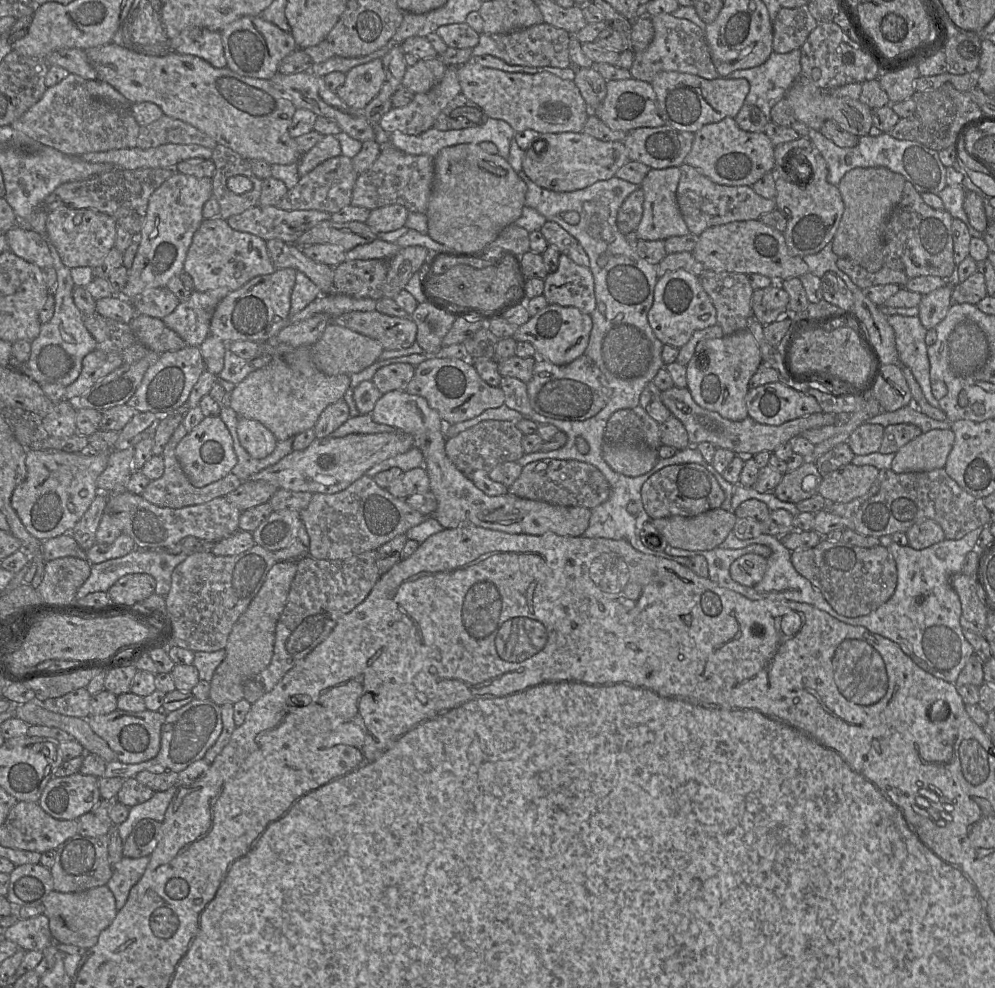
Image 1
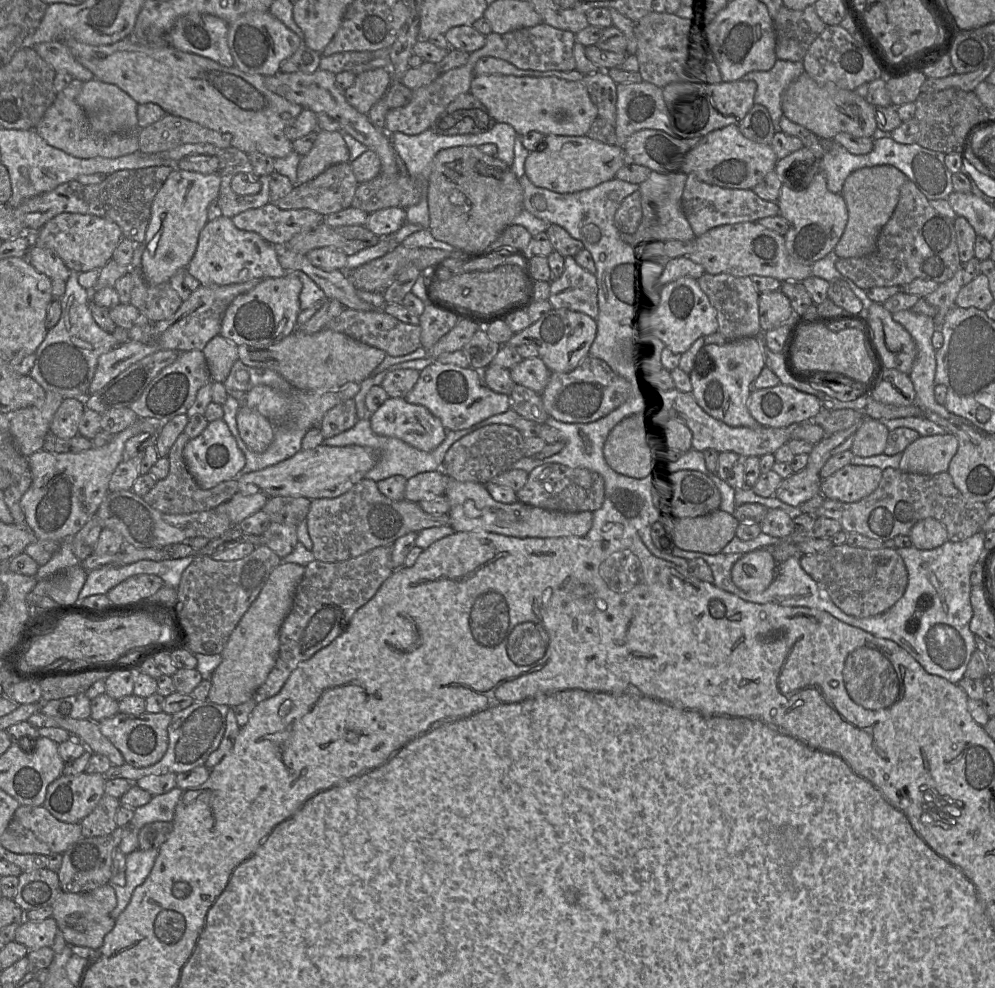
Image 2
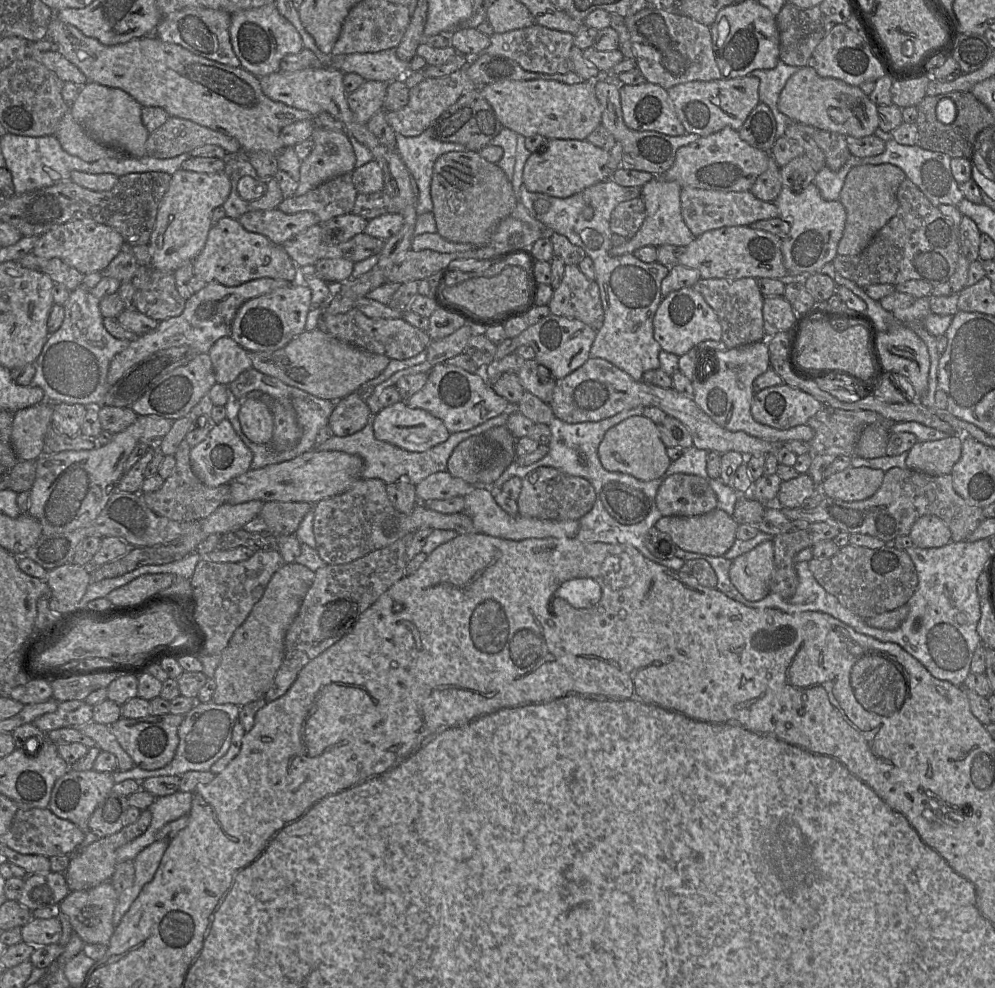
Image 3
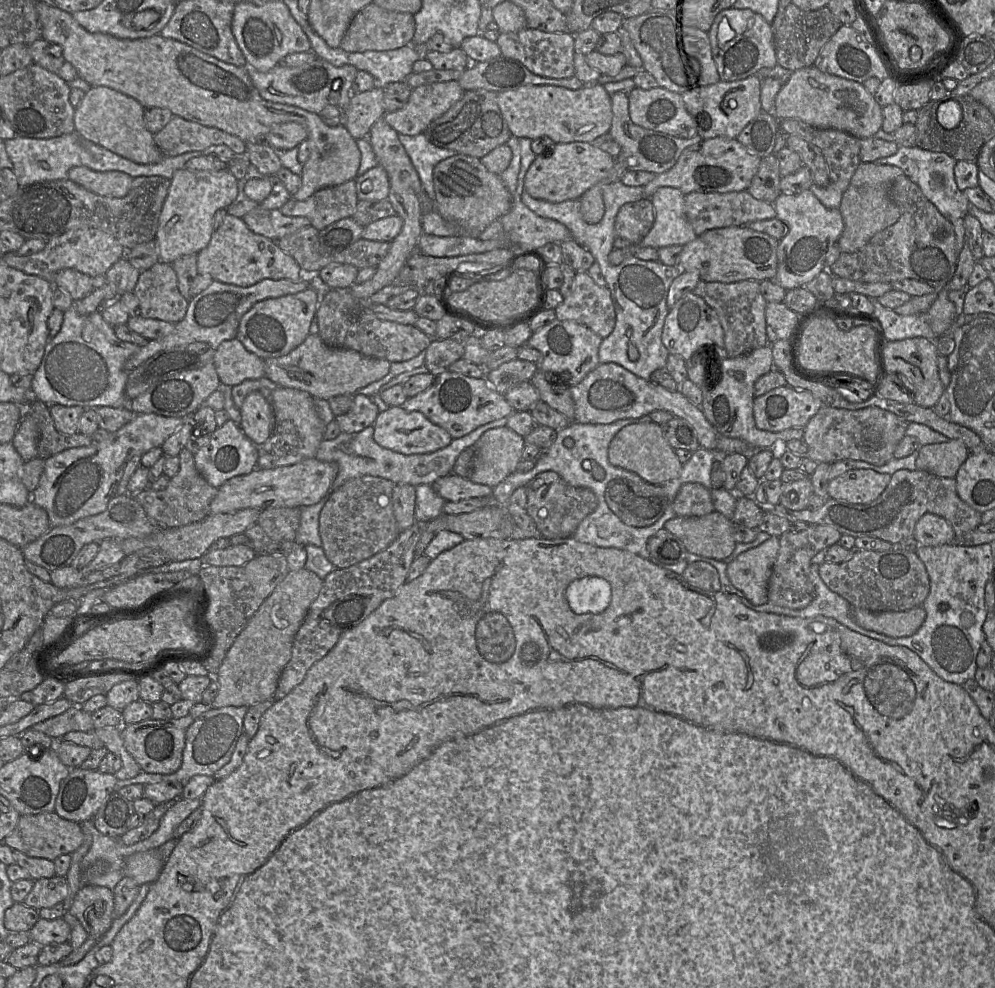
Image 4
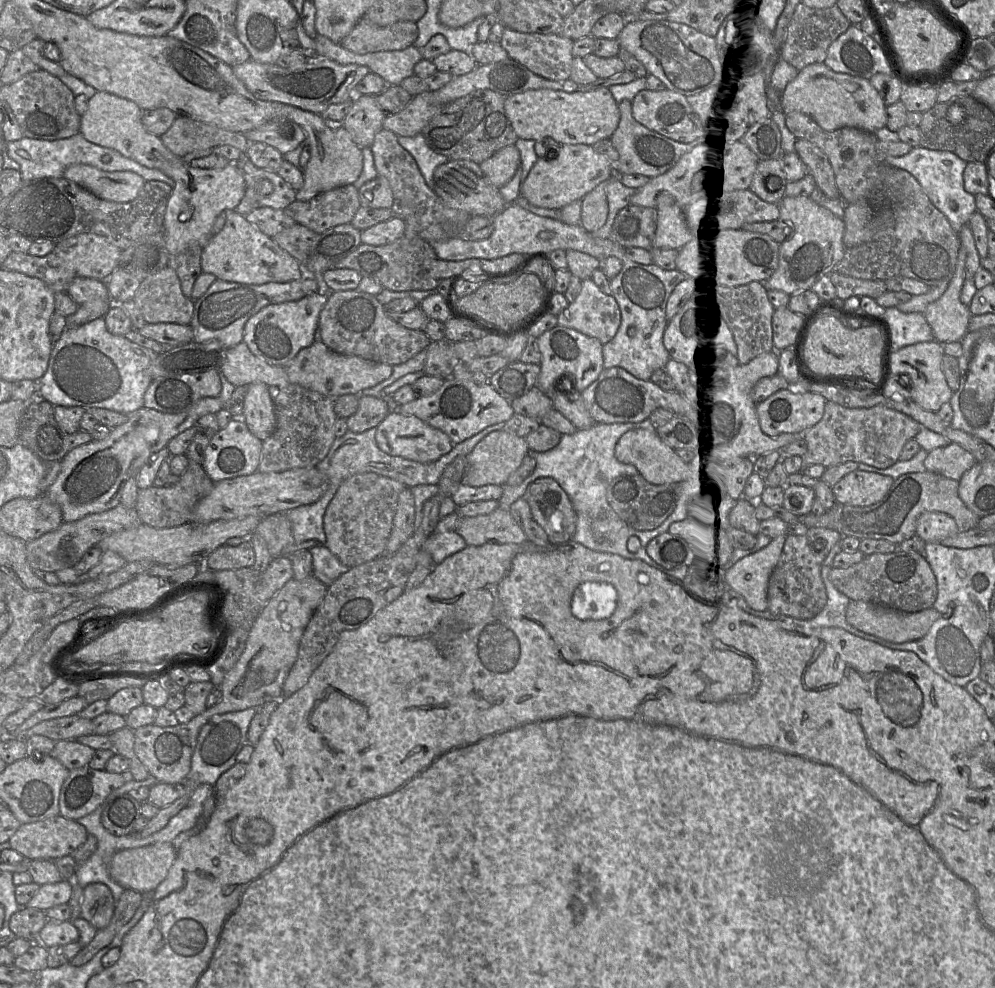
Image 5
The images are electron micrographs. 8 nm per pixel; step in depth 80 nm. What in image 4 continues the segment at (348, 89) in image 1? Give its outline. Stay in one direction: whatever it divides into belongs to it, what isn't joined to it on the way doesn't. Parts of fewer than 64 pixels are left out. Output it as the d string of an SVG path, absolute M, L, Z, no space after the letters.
M377 84L371 90L351 94L349 107L343 113L343 125L355 140L365 139L372 125L385 113L383 86Z

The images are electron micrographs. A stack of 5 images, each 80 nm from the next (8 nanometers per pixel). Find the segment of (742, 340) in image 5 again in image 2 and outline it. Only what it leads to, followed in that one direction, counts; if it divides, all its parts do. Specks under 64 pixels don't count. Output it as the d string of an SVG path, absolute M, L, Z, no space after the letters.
M704 273L697 281L712 306L716 309L719 332L727 341L756 337L761 332L759 318L760 292L748 276L735 277L724 273Z

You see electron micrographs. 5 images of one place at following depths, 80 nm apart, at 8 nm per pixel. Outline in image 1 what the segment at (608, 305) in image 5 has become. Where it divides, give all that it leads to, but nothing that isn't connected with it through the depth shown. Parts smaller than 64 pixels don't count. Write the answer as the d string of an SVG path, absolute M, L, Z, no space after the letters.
M561 253L557 270L544 278L543 296L548 304L575 307L590 315L596 307L590 268L576 264Z

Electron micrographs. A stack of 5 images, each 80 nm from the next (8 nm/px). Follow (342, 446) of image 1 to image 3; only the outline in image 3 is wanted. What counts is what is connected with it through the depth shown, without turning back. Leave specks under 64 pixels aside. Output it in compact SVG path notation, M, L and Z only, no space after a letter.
M307 451L281 463L250 469L230 481L227 503L240 504L252 500L262 502L307 502L312 505L347 491L361 478L363 459L341 451Z

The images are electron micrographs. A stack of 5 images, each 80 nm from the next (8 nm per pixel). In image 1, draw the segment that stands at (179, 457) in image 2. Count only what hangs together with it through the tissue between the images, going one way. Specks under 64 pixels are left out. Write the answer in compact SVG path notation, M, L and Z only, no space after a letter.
M181 423L172 436L170 437L169 441L164 447L162 457L164 460L164 473L163 475L157 479L152 480L145 488L144 492L141 494L141 496L147 500L148 502L159 506L159 507L167 507L171 509L179 509L187 506L192 505L199 505L206 503L208 501L211 501L217 497L224 497L230 492L237 489L242 481L234 474L229 473L224 478L213 482L211 484L208 484L202 488L194 487L187 476L185 475L184 471L182 470L182 467L175 455L175 449L178 445L178 443L184 438L184 436L187 434L187 431Z

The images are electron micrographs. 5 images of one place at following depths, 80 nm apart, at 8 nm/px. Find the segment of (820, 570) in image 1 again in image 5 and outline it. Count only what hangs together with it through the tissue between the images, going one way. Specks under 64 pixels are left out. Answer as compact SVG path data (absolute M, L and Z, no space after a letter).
M897 549L891 553L866 555L859 563L847 568L832 567L829 580L850 600L861 600L907 613L932 608L938 593L933 570L917 551Z

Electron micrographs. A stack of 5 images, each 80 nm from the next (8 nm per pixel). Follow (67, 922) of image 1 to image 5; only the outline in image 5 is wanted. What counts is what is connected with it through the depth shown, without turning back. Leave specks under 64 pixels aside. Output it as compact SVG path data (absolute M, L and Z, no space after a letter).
M91 883L83 888L80 917L97 930L106 928L114 914L115 900L111 890L102 883Z

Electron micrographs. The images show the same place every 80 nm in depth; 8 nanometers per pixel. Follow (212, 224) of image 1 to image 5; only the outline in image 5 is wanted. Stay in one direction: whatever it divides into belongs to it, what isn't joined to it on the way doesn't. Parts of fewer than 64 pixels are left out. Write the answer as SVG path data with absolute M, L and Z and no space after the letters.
M235 211L226 212L222 230L212 235L201 254L201 269L217 279L246 285L261 285L269 282L284 283L301 280L306 273L299 262L283 250L274 239L259 231L245 216Z

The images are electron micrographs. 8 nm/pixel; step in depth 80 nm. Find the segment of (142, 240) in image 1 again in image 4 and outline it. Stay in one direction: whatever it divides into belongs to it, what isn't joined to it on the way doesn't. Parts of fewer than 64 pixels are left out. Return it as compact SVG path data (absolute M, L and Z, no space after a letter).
M183 168L176 171L170 180L154 239L160 262L172 264L182 256L198 254L207 247L214 232L213 221L216 211L226 209L237 195L237 179L228 169L210 172Z

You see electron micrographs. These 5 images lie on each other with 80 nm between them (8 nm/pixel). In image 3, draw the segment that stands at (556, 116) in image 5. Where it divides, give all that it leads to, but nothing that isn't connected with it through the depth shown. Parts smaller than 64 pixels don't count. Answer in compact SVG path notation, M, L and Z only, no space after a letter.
M555 80L497 82L477 86L502 125L525 138L541 135L551 139L586 140L602 121L594 81L565 84Z

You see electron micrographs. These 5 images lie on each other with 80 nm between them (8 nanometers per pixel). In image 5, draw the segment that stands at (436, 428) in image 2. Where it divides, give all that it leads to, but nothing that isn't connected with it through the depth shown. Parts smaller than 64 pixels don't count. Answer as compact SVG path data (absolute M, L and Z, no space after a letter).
M398 410L390 412L376 427L376 443L385 453L409 460L429 463L451 451L454 444L450 437L416 416L406 416Z

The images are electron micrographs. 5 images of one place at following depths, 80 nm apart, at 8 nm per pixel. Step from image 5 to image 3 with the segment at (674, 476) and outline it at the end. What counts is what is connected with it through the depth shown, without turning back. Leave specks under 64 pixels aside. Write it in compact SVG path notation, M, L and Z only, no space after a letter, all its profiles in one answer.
M635 415L611 427L605 433L598 448L598 457L607 471L625 473L638 480L651 481L663 476L672 462L666 450L657 425L643 415Z

